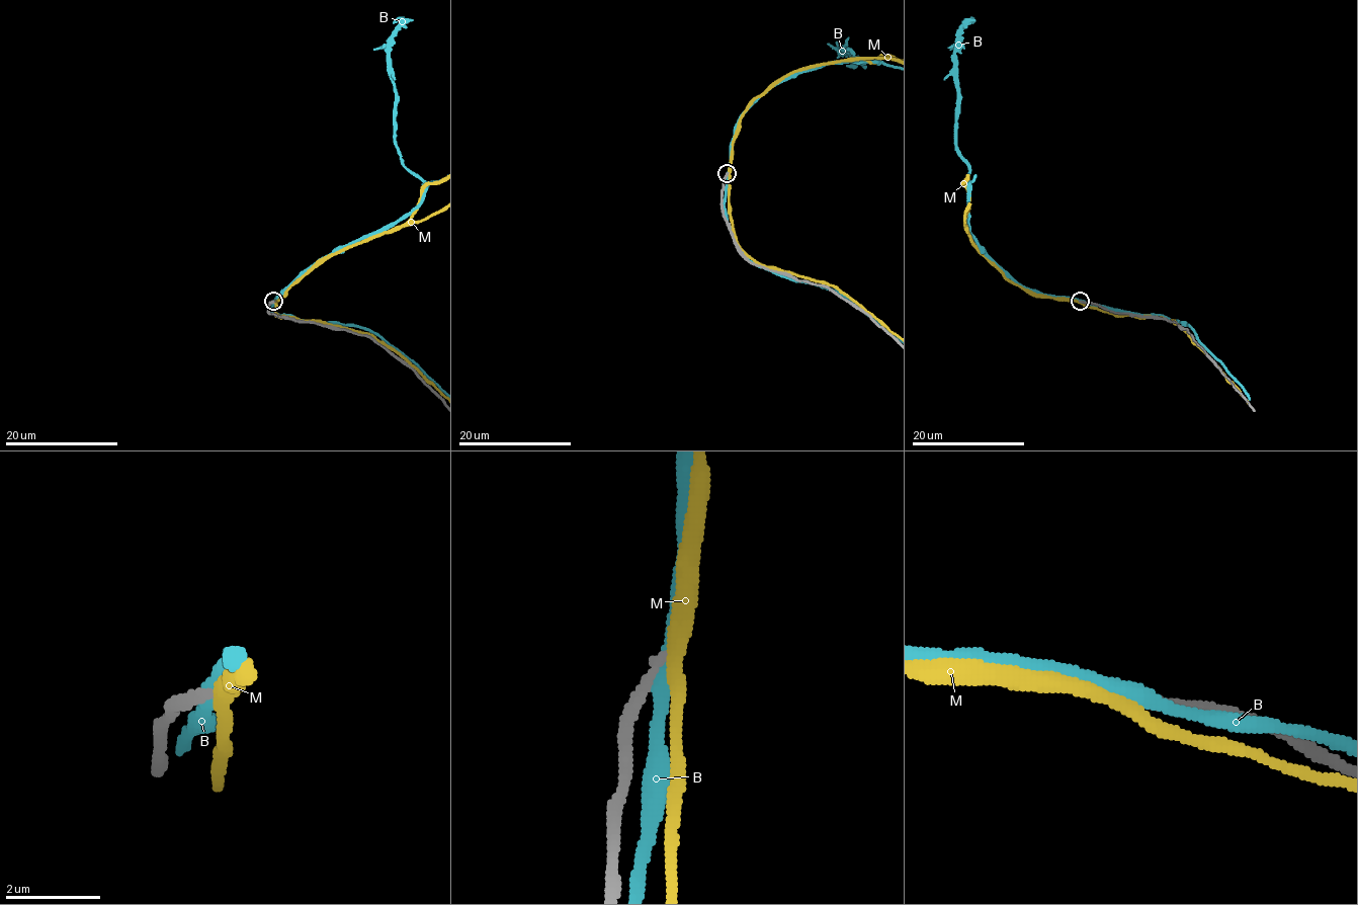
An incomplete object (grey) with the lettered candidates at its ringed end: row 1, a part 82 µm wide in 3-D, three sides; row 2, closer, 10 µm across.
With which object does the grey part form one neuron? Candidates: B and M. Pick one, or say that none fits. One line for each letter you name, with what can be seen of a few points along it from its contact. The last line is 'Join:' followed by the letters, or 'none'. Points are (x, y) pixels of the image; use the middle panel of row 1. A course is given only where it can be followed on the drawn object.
Join: none

